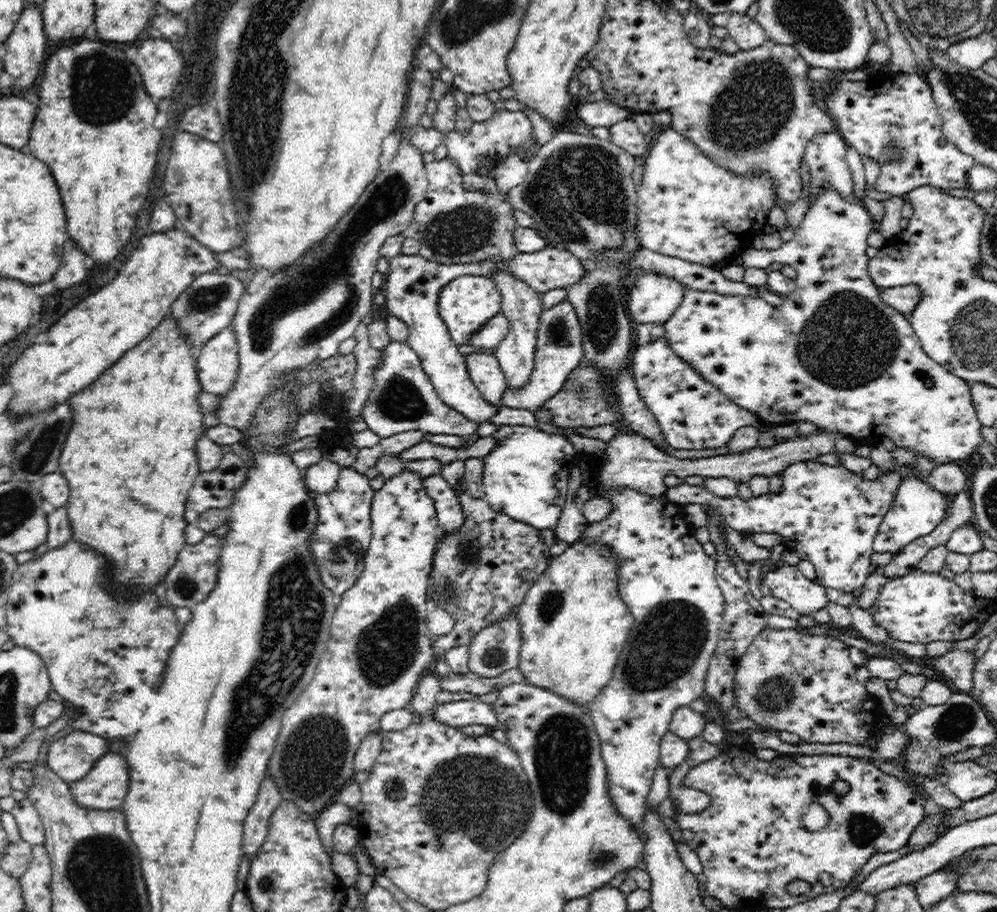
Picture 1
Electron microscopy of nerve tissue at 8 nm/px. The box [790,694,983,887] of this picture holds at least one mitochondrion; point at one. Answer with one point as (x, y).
(956, 721)

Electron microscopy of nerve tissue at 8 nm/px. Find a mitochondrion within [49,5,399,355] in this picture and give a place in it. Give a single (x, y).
(105, 93)

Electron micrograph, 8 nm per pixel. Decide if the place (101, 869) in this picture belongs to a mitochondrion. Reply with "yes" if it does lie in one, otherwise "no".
yes

